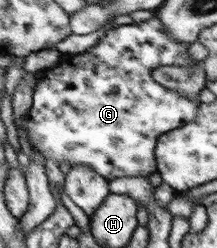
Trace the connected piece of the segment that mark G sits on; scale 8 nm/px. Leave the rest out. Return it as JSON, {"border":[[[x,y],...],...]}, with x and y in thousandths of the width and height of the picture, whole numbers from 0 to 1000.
{"border":[[[719,69],[608,101],[498,121],[442,181],[392,214],[295,230],[249,282],[217,278],[175,306],[152,367],[152,427],[92,492],[83,532],[124,536],[120,573],[175,597],[212,637],[318,649],[327,673],[396,661],[502,734],[548,714],[691,710],[724,690],[724,569],[760,536],[885,488],[917,444],[912,399],[876,399],[816,367],[765,359],[696,306],[728,266],[889,266],[922,258],[866,226],[866,173],[802,165]]]}

